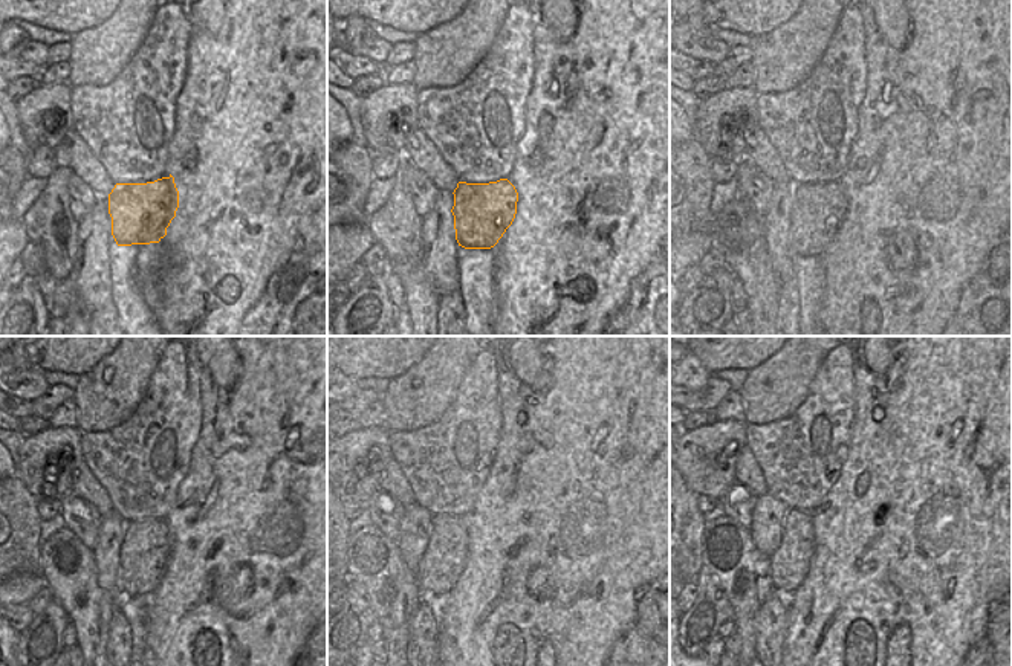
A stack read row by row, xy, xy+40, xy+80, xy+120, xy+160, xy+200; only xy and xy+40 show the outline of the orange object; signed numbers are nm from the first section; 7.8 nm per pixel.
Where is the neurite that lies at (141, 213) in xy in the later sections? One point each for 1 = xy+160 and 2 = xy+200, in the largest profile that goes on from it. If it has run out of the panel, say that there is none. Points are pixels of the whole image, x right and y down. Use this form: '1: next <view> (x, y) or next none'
1: next xy+160 (454, 552)
2: next xy+200 (797, 547)

